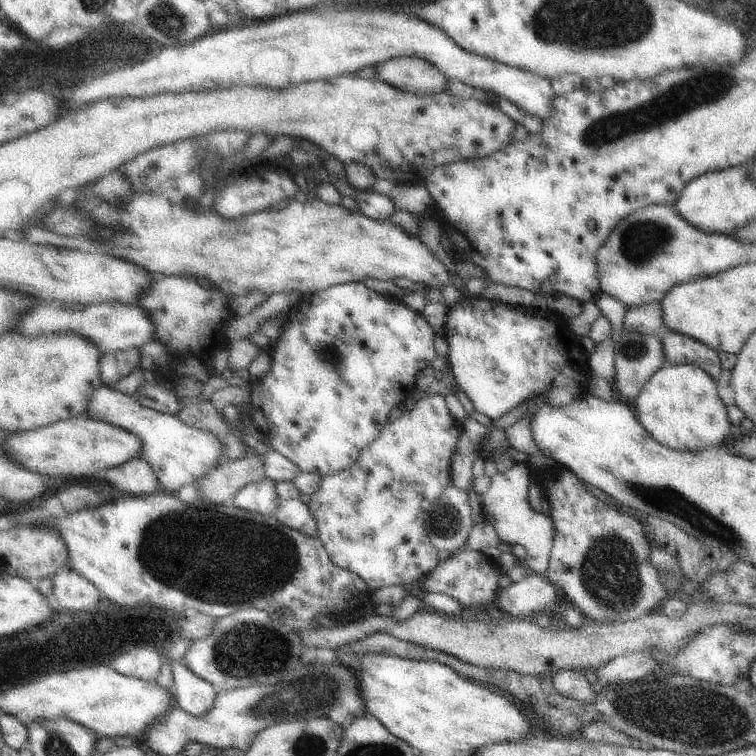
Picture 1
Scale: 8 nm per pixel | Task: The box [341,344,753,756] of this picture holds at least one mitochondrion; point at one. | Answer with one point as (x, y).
(696, 718)

